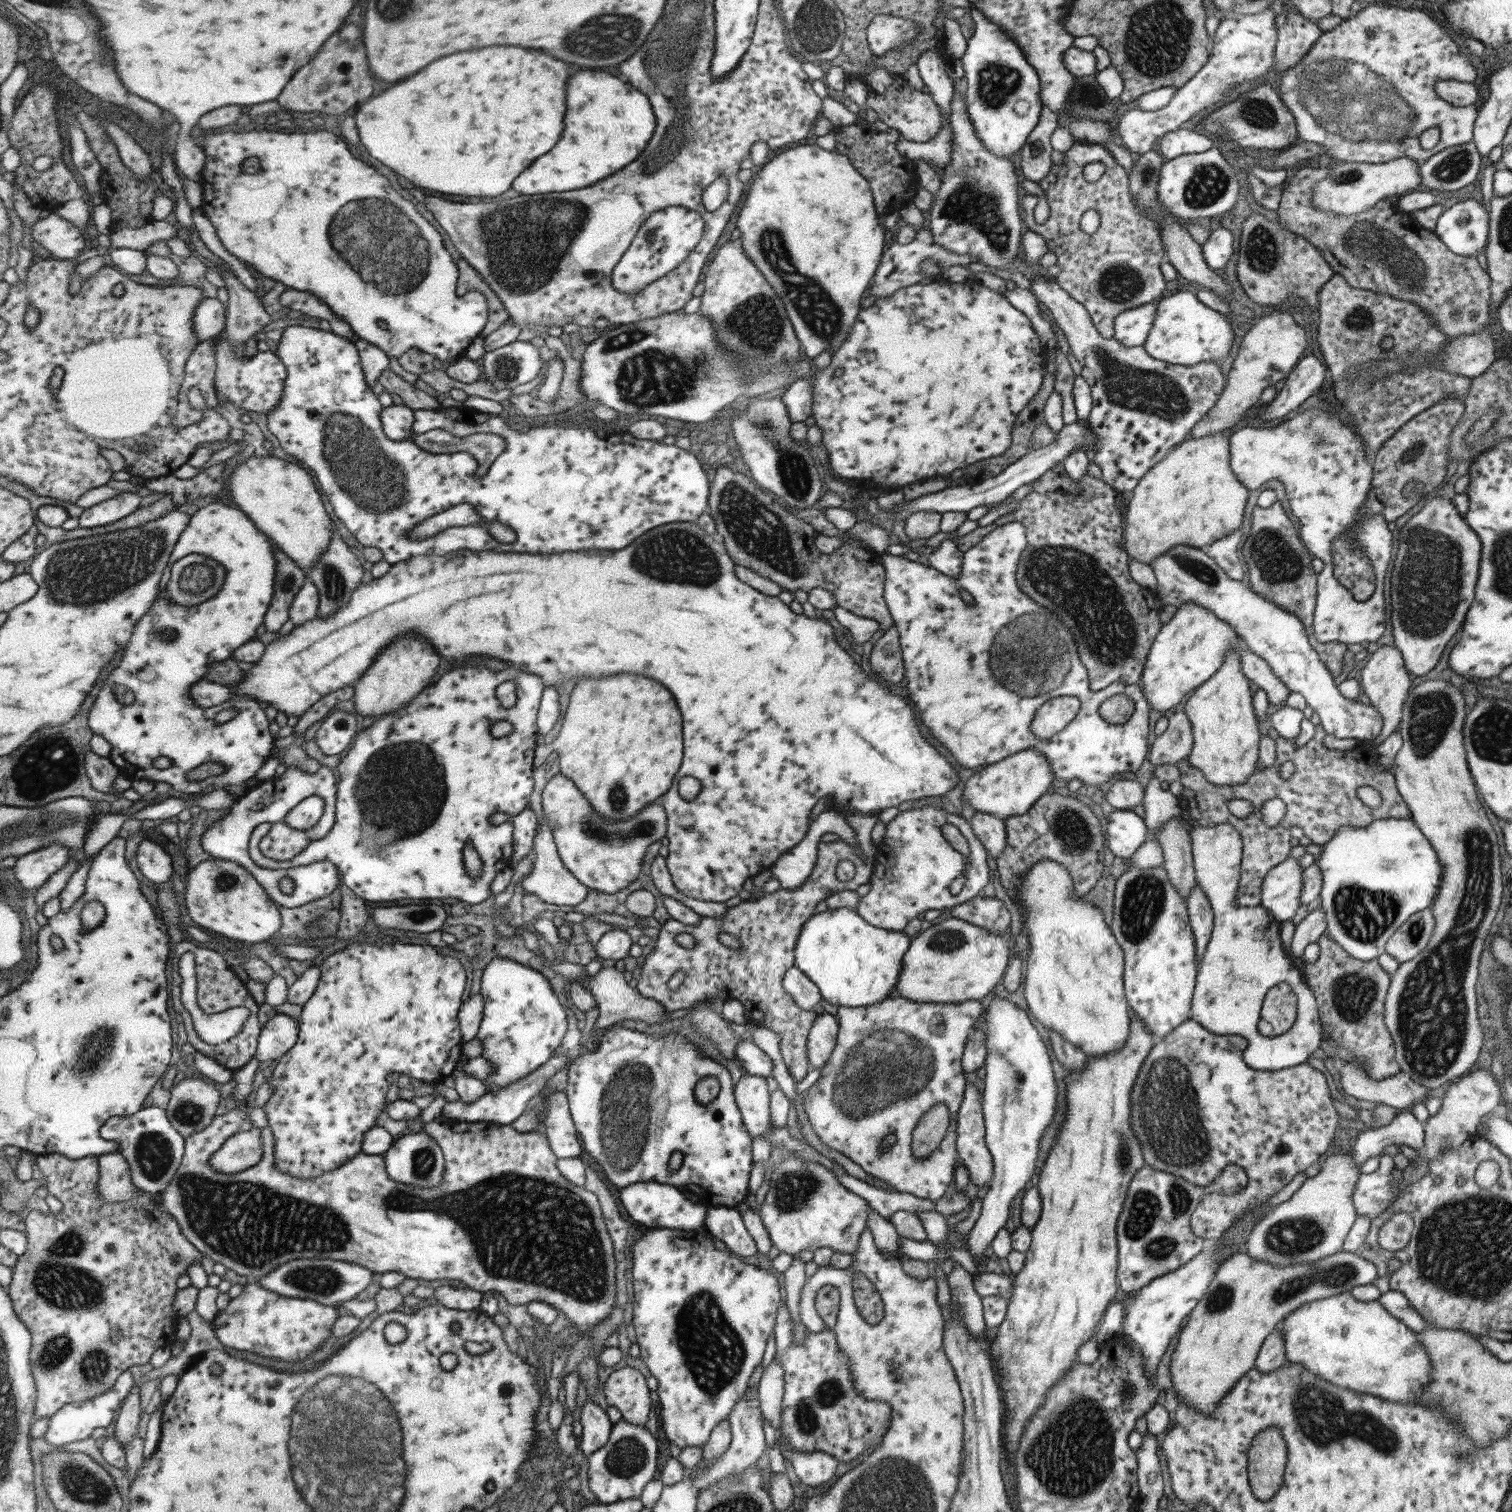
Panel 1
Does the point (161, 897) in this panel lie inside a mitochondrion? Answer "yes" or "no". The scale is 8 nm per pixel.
no

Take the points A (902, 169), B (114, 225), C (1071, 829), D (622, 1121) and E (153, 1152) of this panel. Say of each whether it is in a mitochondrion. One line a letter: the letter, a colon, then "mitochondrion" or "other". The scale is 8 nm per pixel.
A: other
B: other
C: mitochondrion
D: mitochondrion
E: mitochondrion

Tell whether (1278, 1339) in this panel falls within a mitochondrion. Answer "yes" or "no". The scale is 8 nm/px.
no

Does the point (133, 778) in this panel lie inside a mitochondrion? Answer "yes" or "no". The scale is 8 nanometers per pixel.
no

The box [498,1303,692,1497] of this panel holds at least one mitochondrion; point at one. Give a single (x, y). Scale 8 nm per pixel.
(627, 1457)

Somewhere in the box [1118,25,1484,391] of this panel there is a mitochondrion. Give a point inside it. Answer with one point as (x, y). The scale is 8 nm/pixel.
(1353, 102)

